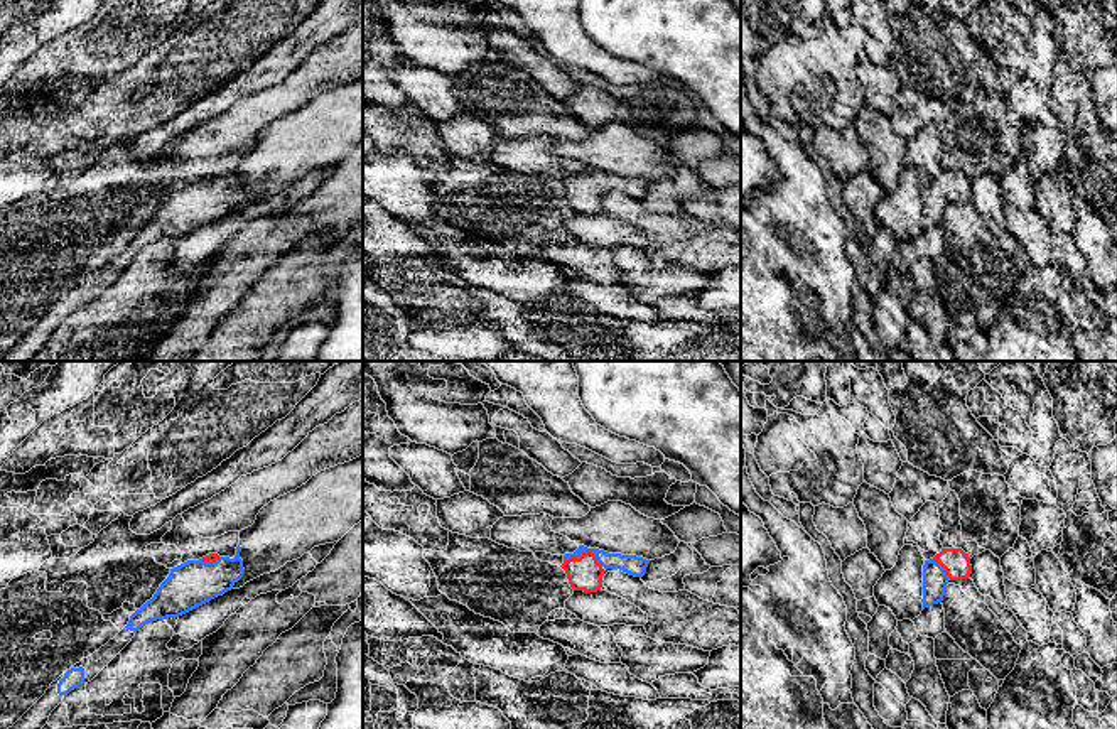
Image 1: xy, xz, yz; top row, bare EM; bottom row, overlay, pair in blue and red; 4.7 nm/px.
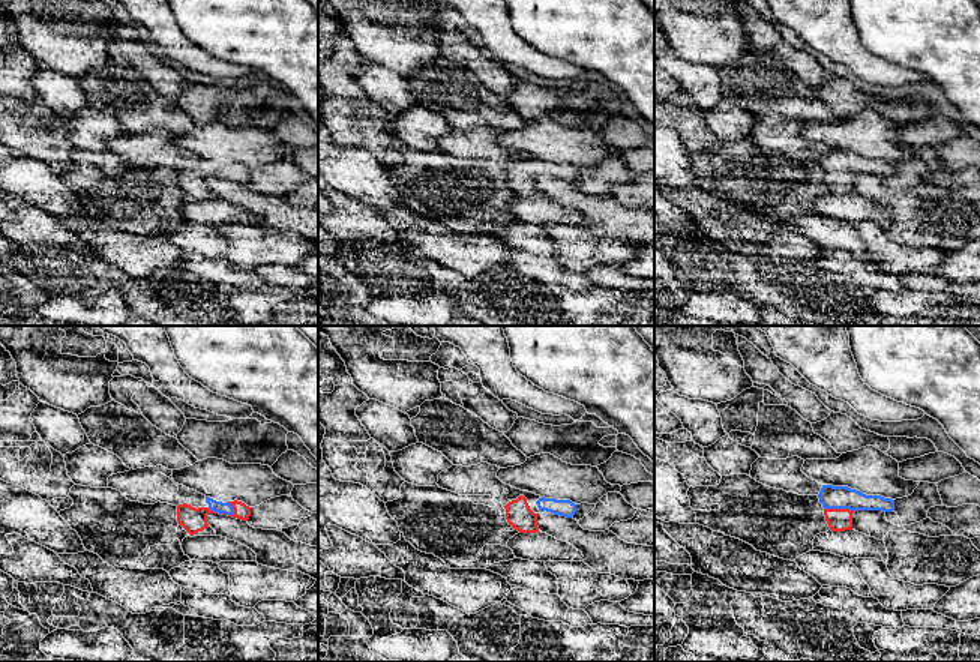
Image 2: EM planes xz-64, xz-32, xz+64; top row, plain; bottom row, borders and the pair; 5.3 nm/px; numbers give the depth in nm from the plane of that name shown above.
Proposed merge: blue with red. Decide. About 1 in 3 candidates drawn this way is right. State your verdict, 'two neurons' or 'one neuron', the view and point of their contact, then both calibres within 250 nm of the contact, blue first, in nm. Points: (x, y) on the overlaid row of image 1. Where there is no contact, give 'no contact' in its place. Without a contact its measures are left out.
one neuron; contact yz (942, 567); calibres 120 and 130 nm

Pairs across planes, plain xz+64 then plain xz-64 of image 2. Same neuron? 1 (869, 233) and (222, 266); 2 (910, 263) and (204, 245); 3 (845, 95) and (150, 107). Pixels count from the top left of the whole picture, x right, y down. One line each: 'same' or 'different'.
1: different
2: different
3: different

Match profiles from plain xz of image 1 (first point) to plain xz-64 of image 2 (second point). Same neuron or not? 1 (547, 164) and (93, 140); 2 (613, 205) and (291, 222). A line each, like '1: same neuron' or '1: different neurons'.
1: different neurons
2: same neuron

